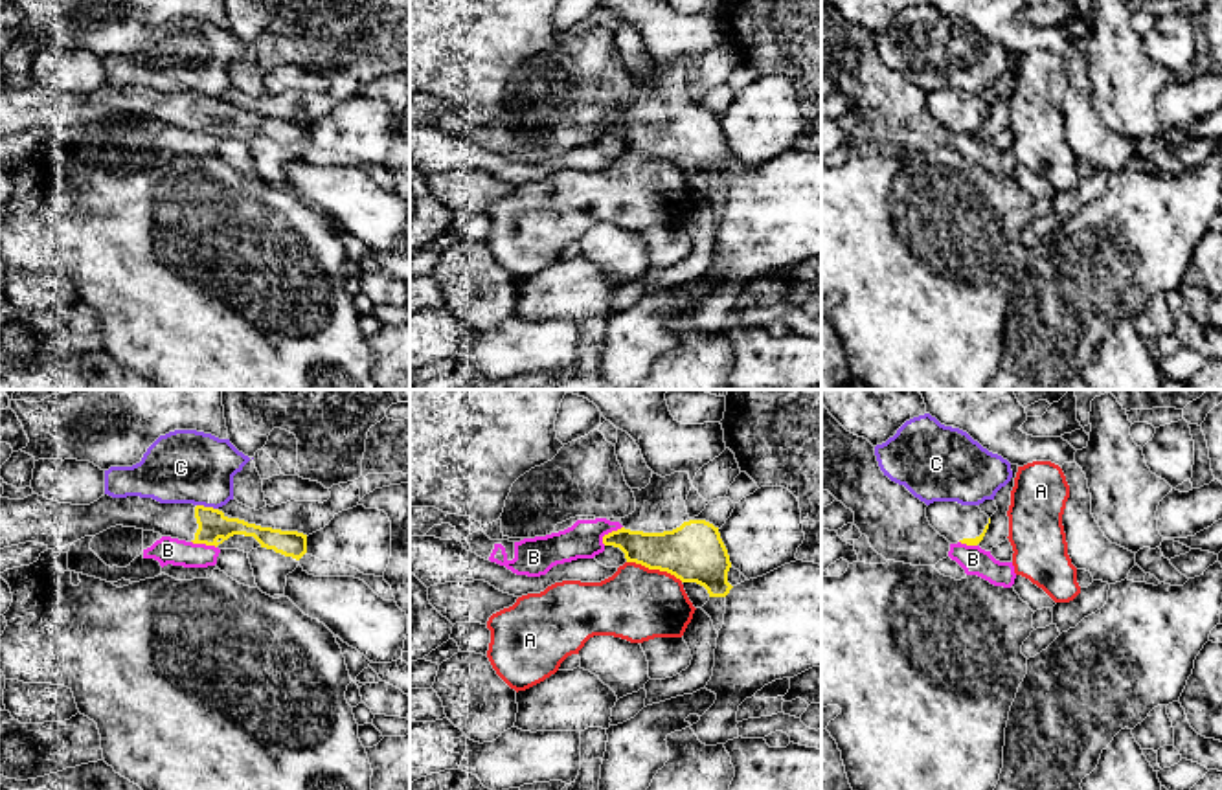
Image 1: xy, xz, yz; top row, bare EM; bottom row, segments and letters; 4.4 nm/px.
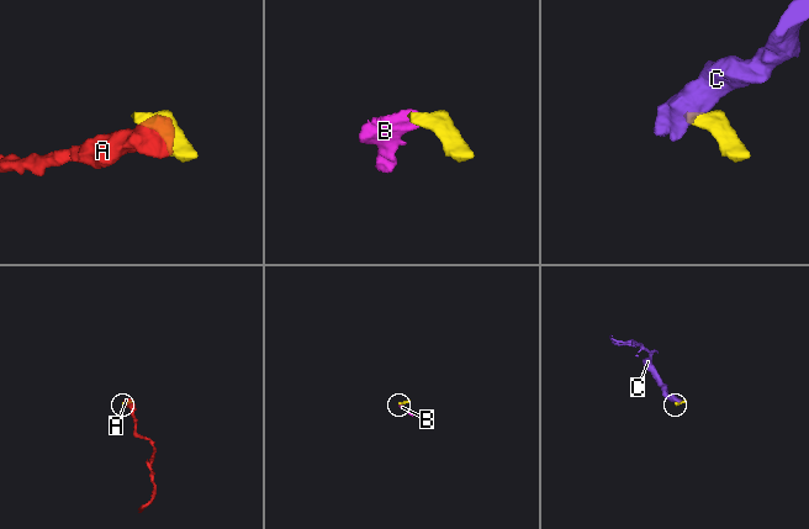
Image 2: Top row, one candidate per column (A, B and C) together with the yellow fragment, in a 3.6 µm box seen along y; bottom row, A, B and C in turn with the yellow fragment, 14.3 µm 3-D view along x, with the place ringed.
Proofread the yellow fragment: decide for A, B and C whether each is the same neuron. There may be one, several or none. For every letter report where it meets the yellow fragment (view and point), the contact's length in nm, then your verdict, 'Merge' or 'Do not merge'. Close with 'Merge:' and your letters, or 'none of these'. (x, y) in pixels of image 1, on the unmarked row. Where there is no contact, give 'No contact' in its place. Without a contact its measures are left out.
A: Touches yellow at xz (655, 157). Shared border 260 nm. Do not merge
B: Touches yellow at xz (609, 122). Shared border 120 nm. Do not merge
C: Touches yellow at xy (208, 96). Shared border 100 nm. Do not merge
Merge: none of these

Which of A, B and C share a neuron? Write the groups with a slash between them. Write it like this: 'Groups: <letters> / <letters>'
Groups: A / B / C

